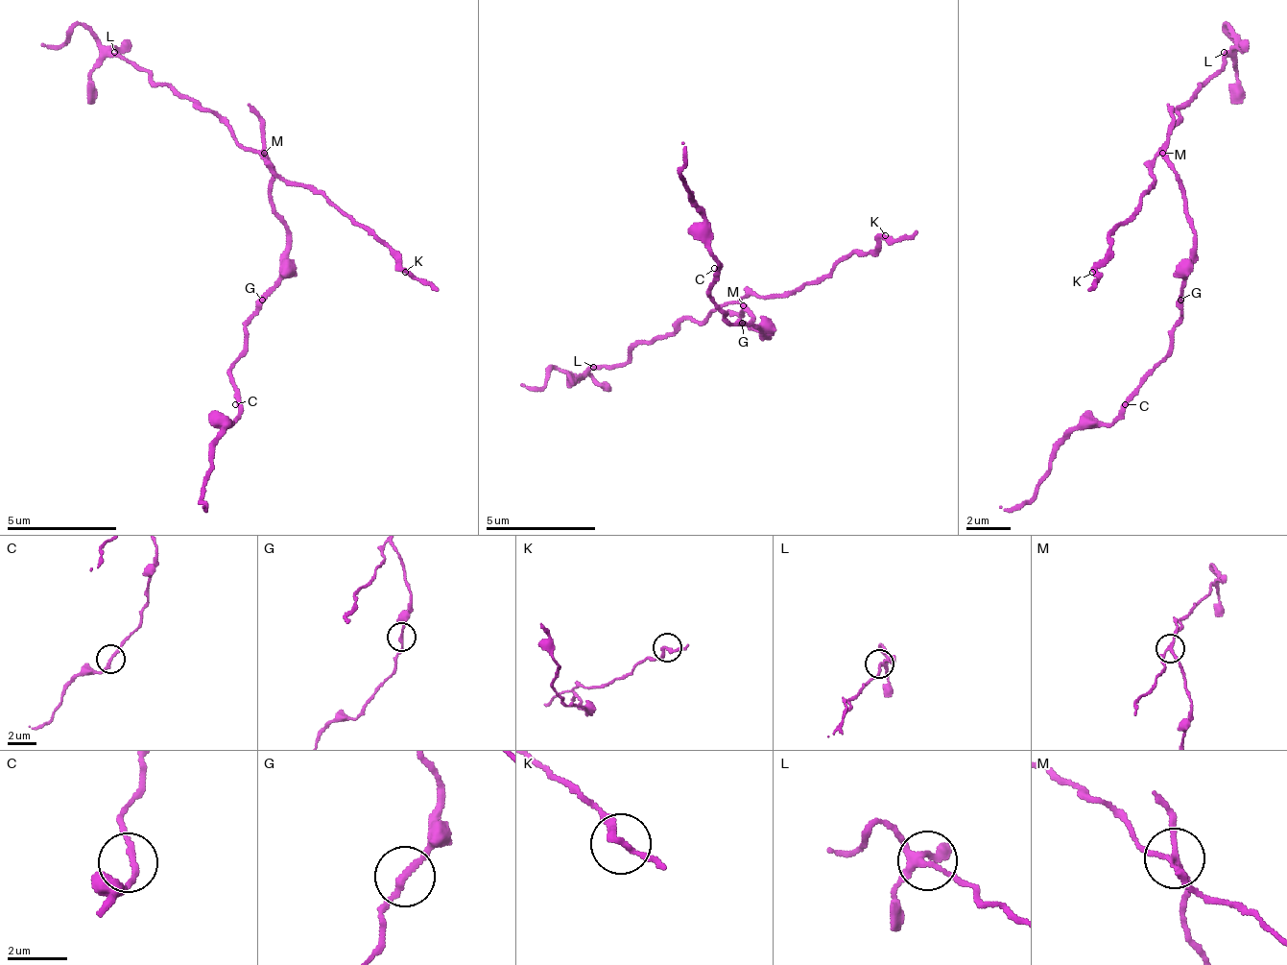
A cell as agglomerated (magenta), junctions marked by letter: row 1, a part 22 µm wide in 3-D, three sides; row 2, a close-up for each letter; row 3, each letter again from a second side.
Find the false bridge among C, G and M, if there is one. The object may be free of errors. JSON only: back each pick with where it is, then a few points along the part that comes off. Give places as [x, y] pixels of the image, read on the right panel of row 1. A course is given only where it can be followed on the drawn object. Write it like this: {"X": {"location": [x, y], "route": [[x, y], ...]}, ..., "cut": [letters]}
{"M": {"location": [1162, 153], "route": [[1163, 151], [1158, 151], [1180, 118], [1175, 112], [1224, 63], [1235, 41], [1224, 25], [1241, 41]]}, "cut": ["M"]}

